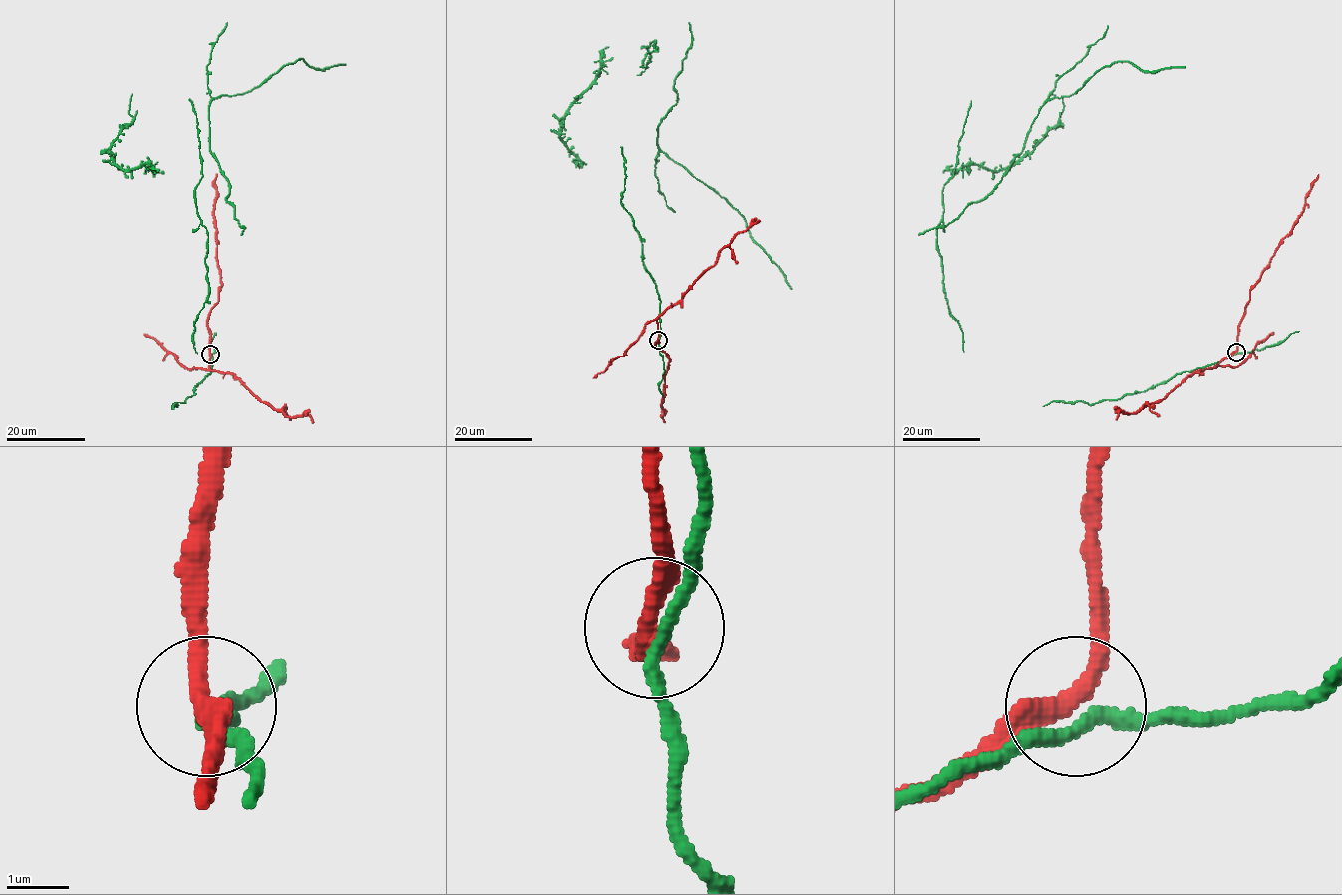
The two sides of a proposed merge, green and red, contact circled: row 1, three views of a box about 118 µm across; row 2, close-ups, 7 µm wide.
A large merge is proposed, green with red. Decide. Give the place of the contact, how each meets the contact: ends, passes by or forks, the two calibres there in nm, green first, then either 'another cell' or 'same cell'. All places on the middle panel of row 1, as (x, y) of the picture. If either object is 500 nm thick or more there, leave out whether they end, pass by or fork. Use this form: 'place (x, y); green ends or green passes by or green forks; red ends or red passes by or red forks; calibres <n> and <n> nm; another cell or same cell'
place (658, 340); green passes by; red passes by; calibres 200 and 280 nm; same cell

